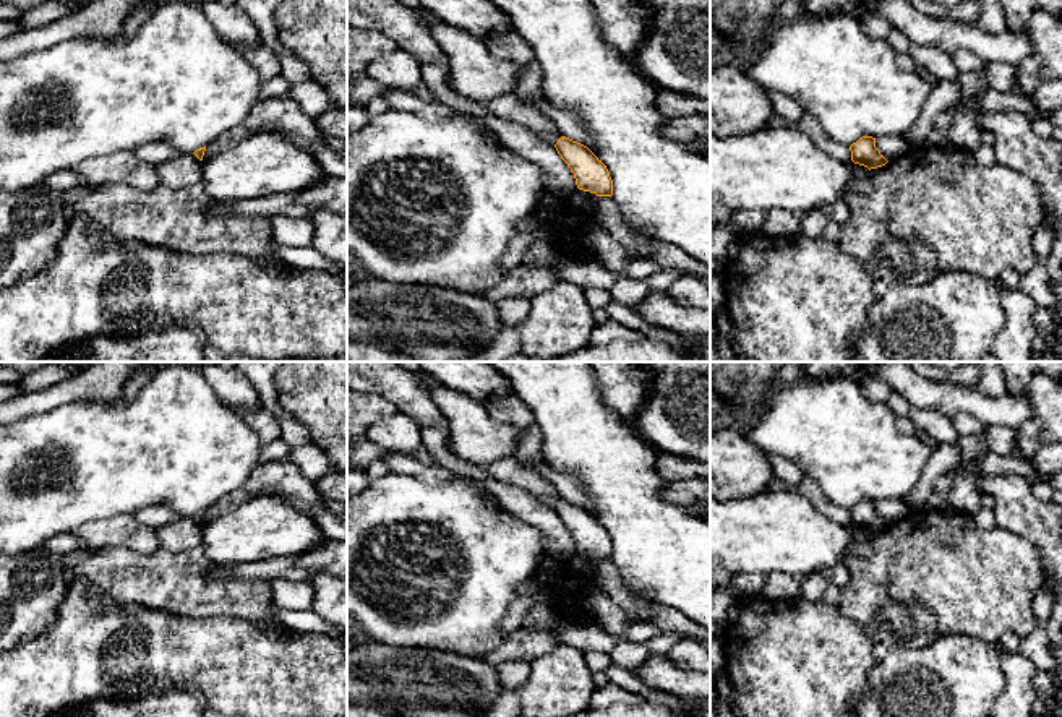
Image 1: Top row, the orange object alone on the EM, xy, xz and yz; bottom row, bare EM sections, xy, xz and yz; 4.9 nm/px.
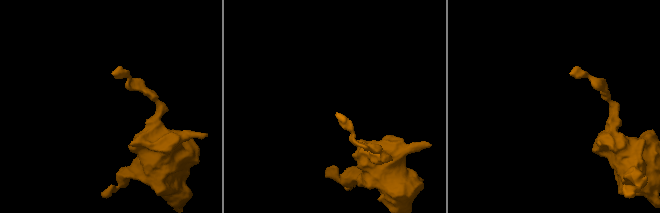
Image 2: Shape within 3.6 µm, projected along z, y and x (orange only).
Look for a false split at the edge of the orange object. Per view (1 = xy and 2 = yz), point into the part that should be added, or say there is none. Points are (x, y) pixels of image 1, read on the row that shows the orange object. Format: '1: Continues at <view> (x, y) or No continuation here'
1: No continuation here
2: No continuation here

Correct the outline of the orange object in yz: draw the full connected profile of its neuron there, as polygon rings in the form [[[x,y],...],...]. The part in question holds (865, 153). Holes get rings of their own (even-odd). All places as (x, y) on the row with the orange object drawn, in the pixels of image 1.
[[[863,136],[850,146],[851,161],[869,170],[885,165],[889,161],[876,148],[876,138]]]

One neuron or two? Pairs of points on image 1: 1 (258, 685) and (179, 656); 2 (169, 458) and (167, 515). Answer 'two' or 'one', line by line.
1: one
2: two

